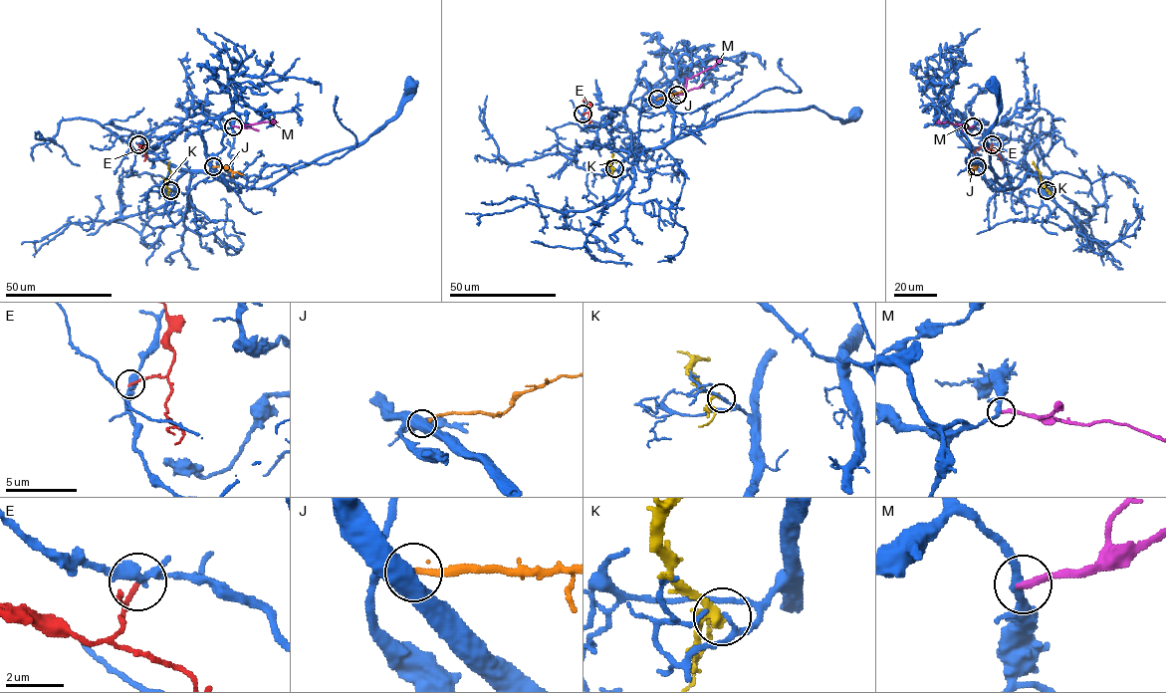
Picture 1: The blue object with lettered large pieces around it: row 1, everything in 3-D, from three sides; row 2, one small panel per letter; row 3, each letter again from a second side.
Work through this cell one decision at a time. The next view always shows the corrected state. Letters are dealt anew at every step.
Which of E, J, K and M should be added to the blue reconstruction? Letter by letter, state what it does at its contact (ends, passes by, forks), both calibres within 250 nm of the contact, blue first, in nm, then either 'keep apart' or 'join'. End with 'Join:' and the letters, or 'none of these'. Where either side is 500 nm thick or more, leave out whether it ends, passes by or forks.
E: it ends | 340/160 nm | keep apart
J: 550/200 nm | keep apart
K: it passes by | 120/240 nm | keep apart
M: it ends | 280/260 nm | keep apart
Join: none of these

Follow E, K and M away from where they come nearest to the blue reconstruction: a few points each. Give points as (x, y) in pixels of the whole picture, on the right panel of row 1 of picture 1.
E: (992, 144), (989, 148), (981, 146), (975, 153)
K: (1047, 190), (1033, 161)
M: (973, 126), (937, 121)

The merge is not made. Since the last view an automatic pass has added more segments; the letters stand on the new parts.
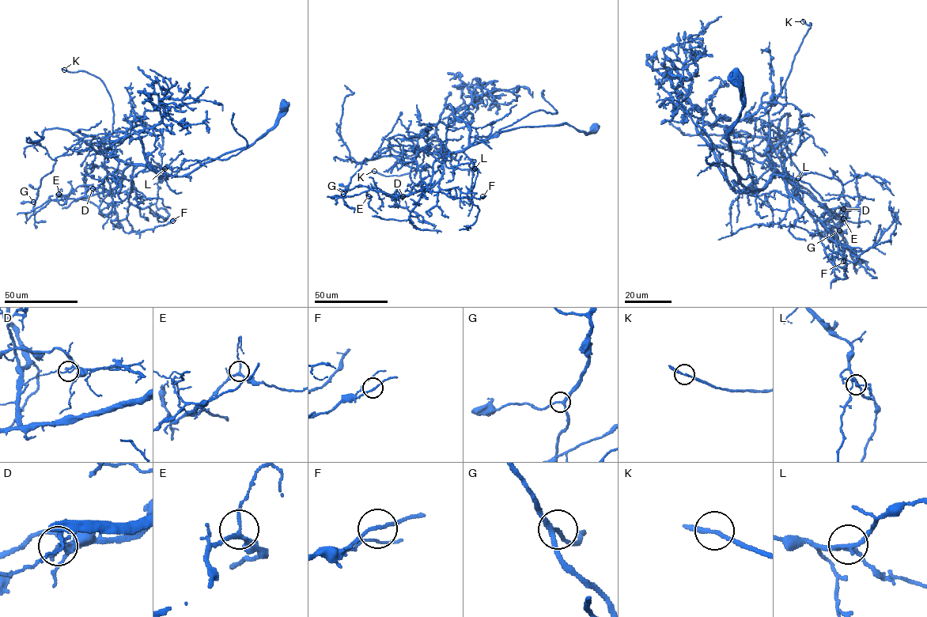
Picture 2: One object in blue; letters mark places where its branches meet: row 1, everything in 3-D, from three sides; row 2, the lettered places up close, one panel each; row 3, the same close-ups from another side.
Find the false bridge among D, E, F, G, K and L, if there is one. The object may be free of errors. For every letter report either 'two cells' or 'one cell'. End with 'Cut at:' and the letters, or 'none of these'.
D: two cells
E: one cell
F: one cell
G: one cell
K: one cell
L: one cell
Cut at: D

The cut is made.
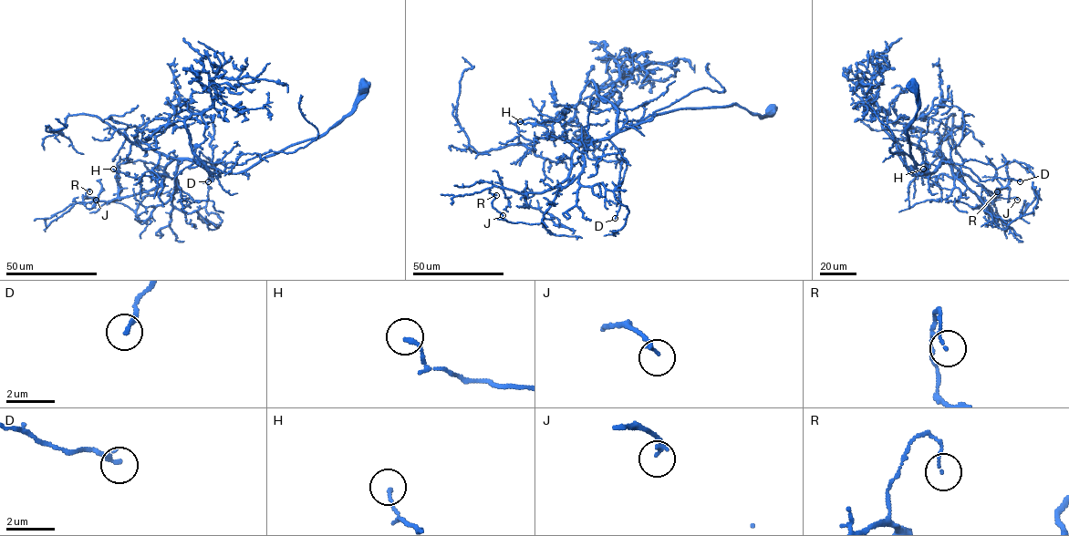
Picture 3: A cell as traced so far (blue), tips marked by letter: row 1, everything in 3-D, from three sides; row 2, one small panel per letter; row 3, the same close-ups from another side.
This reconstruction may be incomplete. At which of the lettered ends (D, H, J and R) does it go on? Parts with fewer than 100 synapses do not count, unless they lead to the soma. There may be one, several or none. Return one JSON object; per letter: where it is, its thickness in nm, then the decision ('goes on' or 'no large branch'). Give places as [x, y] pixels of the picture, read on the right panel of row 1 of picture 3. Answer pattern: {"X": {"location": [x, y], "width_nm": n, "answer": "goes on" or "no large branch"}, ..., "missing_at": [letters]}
{"D": {"location": [1020, 181], "width_nm": 200, "answer": "no large branch"}, "H": {"location": [923, 169], "width_nm": 140, "answer": "no large branch"}, "J": {"location": [1017, 200], "width_nm": 150, "answer": "no large branch"}, "R": {"location": [997, 191], "width_nm": 100, "answer": "no large branch"}, "missing_at": []}

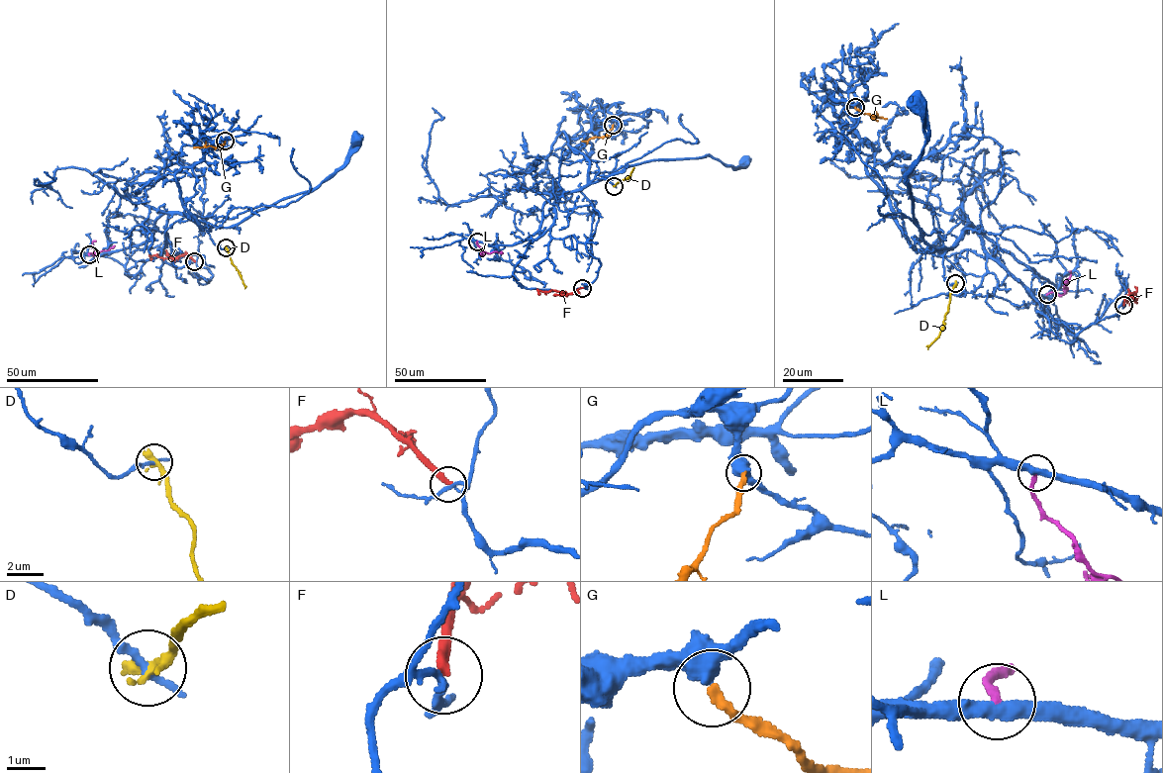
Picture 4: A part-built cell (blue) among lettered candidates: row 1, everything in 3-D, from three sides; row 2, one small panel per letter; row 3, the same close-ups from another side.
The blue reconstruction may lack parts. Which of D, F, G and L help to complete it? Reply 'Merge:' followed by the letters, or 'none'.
Merge: none

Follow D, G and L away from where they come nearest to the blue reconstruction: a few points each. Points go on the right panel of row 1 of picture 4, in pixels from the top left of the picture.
D: (956, 283), (949, 294), (948, 311), (940, 335), (927, 349)
G: (855, 107), (873, 118), (875, 115), (882, 118)
L: (1047, 294), (1064, 293), (1067, 279)

